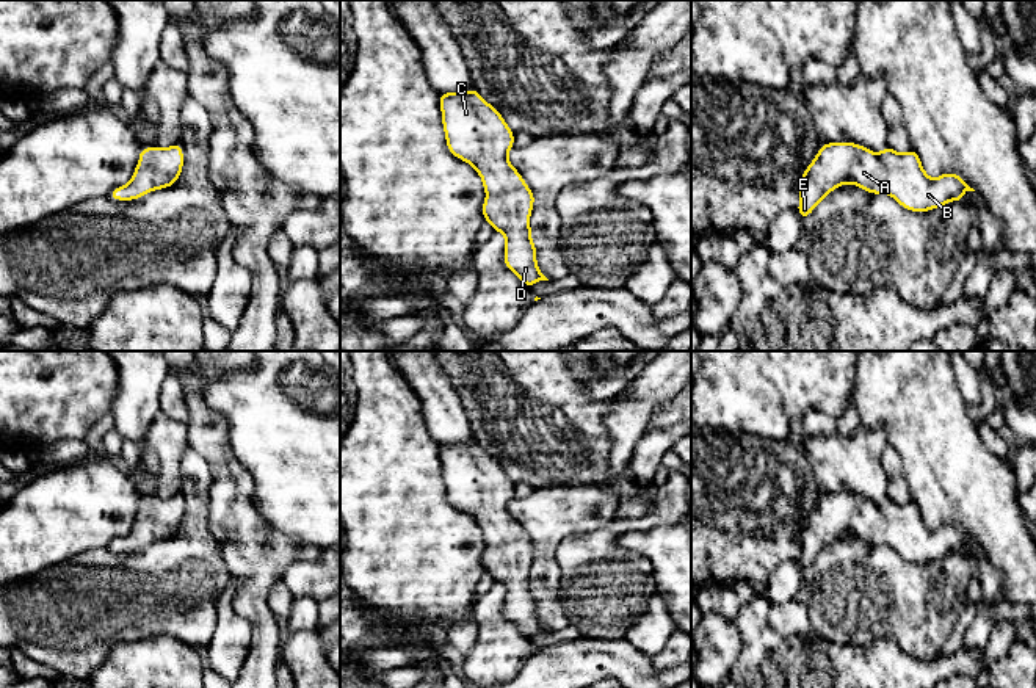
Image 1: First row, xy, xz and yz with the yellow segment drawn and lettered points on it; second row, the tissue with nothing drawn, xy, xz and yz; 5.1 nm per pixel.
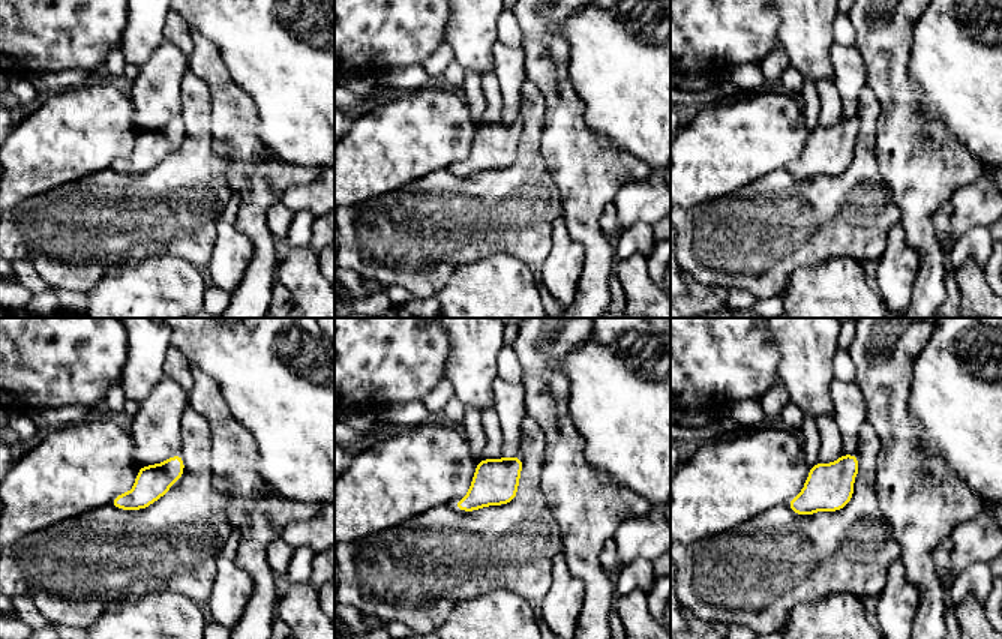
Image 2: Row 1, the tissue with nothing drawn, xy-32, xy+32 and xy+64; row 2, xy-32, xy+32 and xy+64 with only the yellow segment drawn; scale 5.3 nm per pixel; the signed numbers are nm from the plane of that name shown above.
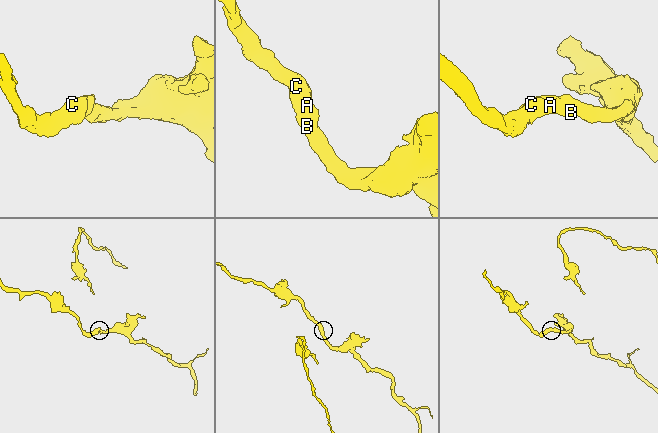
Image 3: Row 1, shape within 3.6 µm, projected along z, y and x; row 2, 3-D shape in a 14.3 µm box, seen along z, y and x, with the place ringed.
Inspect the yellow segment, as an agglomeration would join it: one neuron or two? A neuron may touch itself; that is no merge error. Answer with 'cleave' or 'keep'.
keep

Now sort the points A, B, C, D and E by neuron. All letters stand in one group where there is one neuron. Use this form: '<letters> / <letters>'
A B C D E

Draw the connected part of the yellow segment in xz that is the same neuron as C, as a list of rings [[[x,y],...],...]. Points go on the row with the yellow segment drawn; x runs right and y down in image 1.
[[[473,86],[467,92],[440,92],[439,105],[448,152],[469,163],[481,177],[487,194],[481,213],[495,232],[505,235],[505,266],[530,288],[536,282],[549,281],[538,268],[536,244],[531,240],[530,216],[534,193],[508,160],[509,149],[516,146],[514,132],[500,111],[487,103]]]

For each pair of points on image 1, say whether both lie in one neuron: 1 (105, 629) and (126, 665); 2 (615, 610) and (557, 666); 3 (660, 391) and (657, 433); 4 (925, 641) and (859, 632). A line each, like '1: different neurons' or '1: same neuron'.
1: different neurons
2: different neurons
3: different neurons
4: same neuron

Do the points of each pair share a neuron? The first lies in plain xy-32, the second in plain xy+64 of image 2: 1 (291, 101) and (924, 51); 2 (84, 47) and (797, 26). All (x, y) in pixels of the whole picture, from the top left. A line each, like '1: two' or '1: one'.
1: one
2: two

